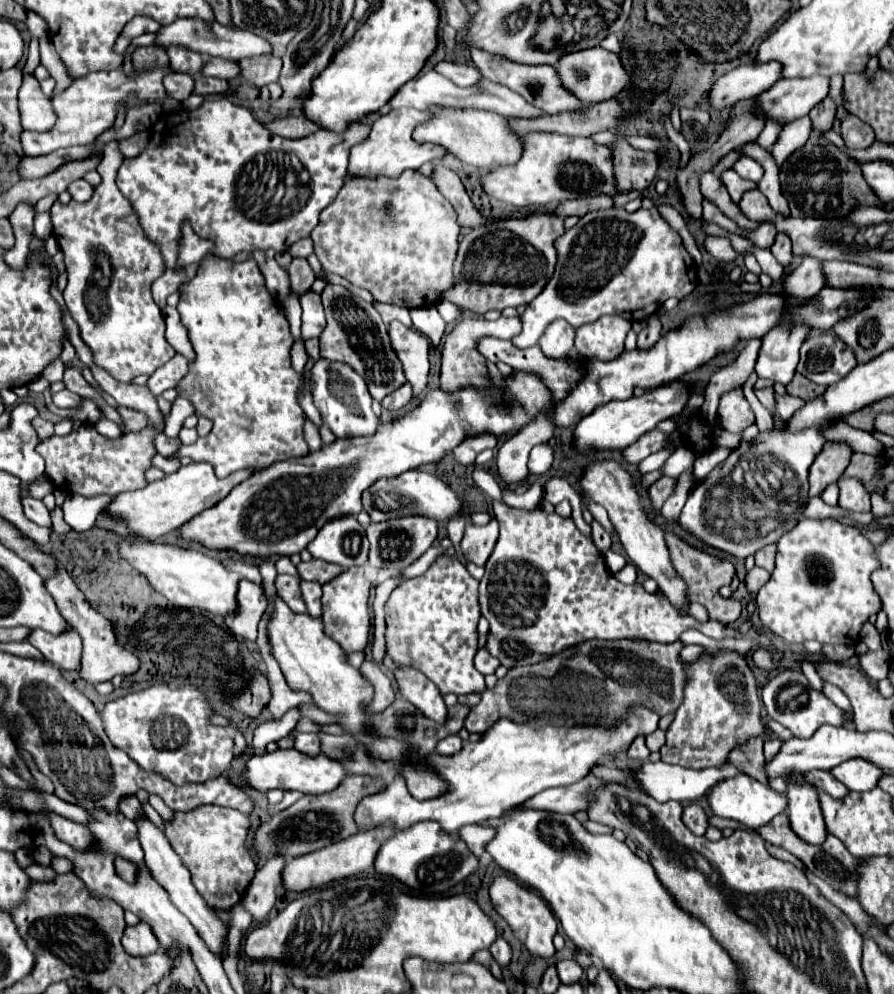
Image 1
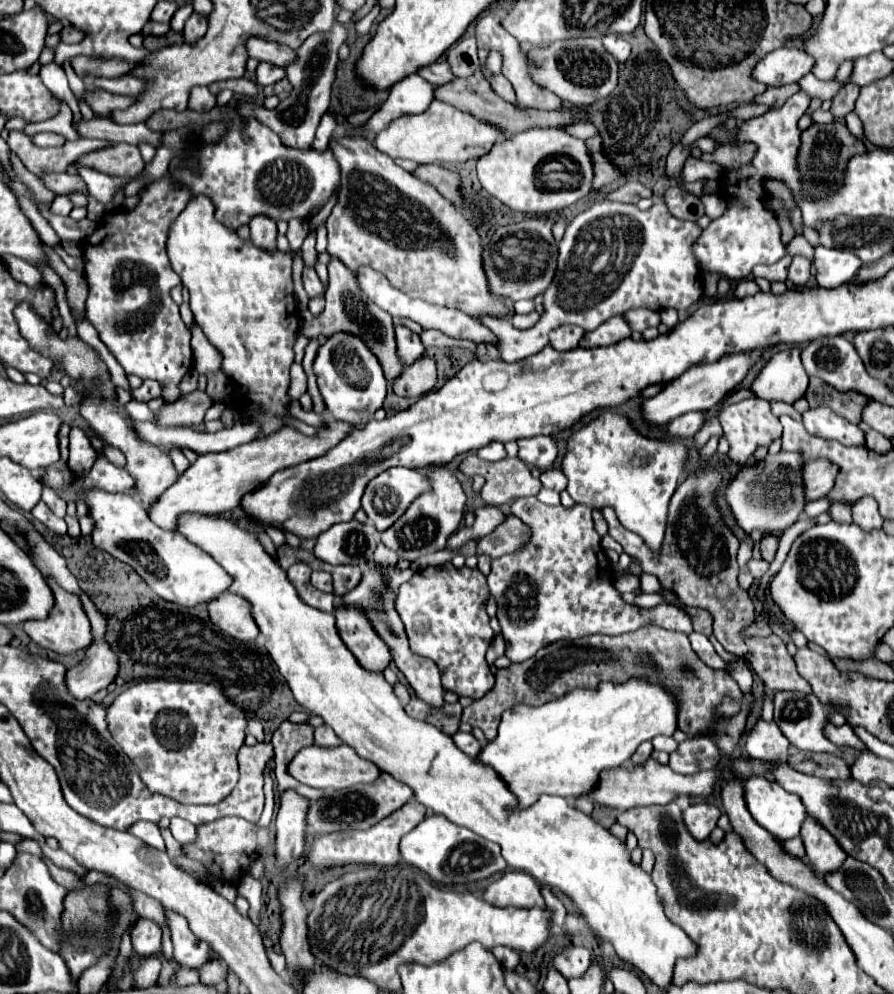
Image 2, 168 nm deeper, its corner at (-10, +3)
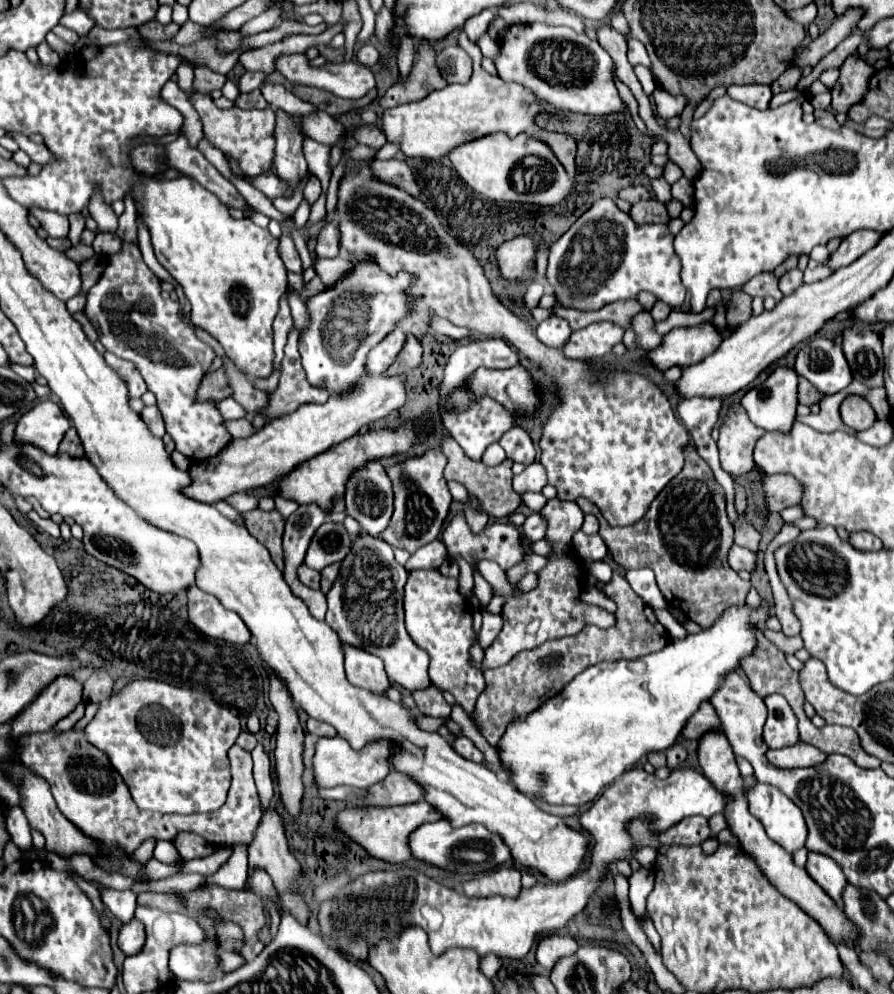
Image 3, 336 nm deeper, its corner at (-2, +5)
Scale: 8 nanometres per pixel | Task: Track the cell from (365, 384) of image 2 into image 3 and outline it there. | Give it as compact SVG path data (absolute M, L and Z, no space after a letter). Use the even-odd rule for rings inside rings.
M355 260L355 268L343 280L307 298L309 326L301 332L299 354L309 384L327 388L329 392L351 390L367 374L365 358L369 350L409 316L413 298L407 294L407 288L413 282L415 276L407 276L407 272L387 276L375 260Z

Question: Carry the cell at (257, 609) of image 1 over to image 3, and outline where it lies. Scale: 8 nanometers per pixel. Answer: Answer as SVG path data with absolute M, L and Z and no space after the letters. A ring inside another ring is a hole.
M195 584L187 588L187 608L189 608L189 620L205 636L239 646L249 642L251 632L247 632L247 626L243 624L239 614L223 608L223 604L219 604L215 596L199 590Z

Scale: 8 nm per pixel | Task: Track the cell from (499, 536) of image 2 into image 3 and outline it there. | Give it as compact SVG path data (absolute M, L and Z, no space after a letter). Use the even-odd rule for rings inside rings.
M533 512L531 516L527 516L525 520L525 526L523 526L523 532L529 540L537 542L541 538L545 538L545 532L547 532L547 520L543 520L543 516L539 516L539 512Z

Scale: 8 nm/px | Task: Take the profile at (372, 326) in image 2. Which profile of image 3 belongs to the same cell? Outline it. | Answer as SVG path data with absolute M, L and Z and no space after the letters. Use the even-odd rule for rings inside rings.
M335 222L325 224L325 228L319 232L315 252L317 256L337 256L339 254L339 228Z

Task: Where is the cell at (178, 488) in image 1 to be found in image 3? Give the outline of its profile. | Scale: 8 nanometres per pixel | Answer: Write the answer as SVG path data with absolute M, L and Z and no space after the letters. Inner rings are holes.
M363 376L349 396L329 396L325 404L301 404L295 412L265 424L259 432L245 440L233 440L219 456L207 462L193 462L189 468L191 486L185 488L187 496L215 504L235 492L249 492L259 486L271 484L275 478L289 474L299 462L315 458L331 450L335 444L355 436L375 420L389 416L405 404L405 378L403 376Z

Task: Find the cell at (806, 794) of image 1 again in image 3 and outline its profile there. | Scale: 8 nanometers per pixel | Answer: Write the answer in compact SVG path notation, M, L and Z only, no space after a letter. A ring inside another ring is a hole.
M809 852L809 862L807 862L807 872L809 876L825 890L825 894L835 900L837 906L843 906L843 888L847 886L847 880L841 872L841 868L835 864L835 860Z

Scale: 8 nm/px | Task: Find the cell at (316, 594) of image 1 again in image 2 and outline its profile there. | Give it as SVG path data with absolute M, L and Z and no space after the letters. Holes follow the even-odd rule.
M313 572L311 574L311 584L321 592L333 592L331 574L327 574L327 572Z

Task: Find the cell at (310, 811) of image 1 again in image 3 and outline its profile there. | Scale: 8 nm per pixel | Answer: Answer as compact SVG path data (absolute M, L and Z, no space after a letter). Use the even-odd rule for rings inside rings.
M391 772L383 782L375 784L369 788L369 796L361 800L353 800L355 804L365 804L365 806L395 806L395 804L409 804L409 802L419 802L425 798L423 788L411 780L411 776L403 772Z

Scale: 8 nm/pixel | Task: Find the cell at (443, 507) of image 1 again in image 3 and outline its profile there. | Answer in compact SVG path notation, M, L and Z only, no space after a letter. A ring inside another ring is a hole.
M377 460L365 464L363 468L359 468L359 472L351 474L351 480L347 480L345 506L347 506L347 514L353 516L361 524L361 528L371 536L377 538L387 528L385 524L389 524L393 510L393 490L391 490L391 480L385 474L385 468Z

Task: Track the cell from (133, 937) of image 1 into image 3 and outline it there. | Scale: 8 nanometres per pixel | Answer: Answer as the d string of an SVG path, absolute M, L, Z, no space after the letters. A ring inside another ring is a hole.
M131 920L131 922L125 922L123 928L119 930L119 940L117 940L121 952L125 956L135 956L141 952L143 944L145 944L145 928L139 920Z

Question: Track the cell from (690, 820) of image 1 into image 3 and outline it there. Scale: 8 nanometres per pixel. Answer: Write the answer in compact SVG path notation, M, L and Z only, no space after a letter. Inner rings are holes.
M691 816L687 820L681 820L673 828L669 828L667 832L659 834L659 844L663 844L663 846L671 846L671 844L695 846L695 844L701 844L713 836L715 834L711 832L711 828L703 816Z

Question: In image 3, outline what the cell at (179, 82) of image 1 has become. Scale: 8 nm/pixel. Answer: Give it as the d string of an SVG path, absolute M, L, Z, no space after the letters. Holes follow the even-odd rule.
M193 94L191 102L201 116L205 138L219 148L225 156L239 160L239 168L247 178L255 178L263 172L273 170L275 156L275 110L271 106L263 110L241 110L237 106L229 110L221 110L213 104L211 96Z

